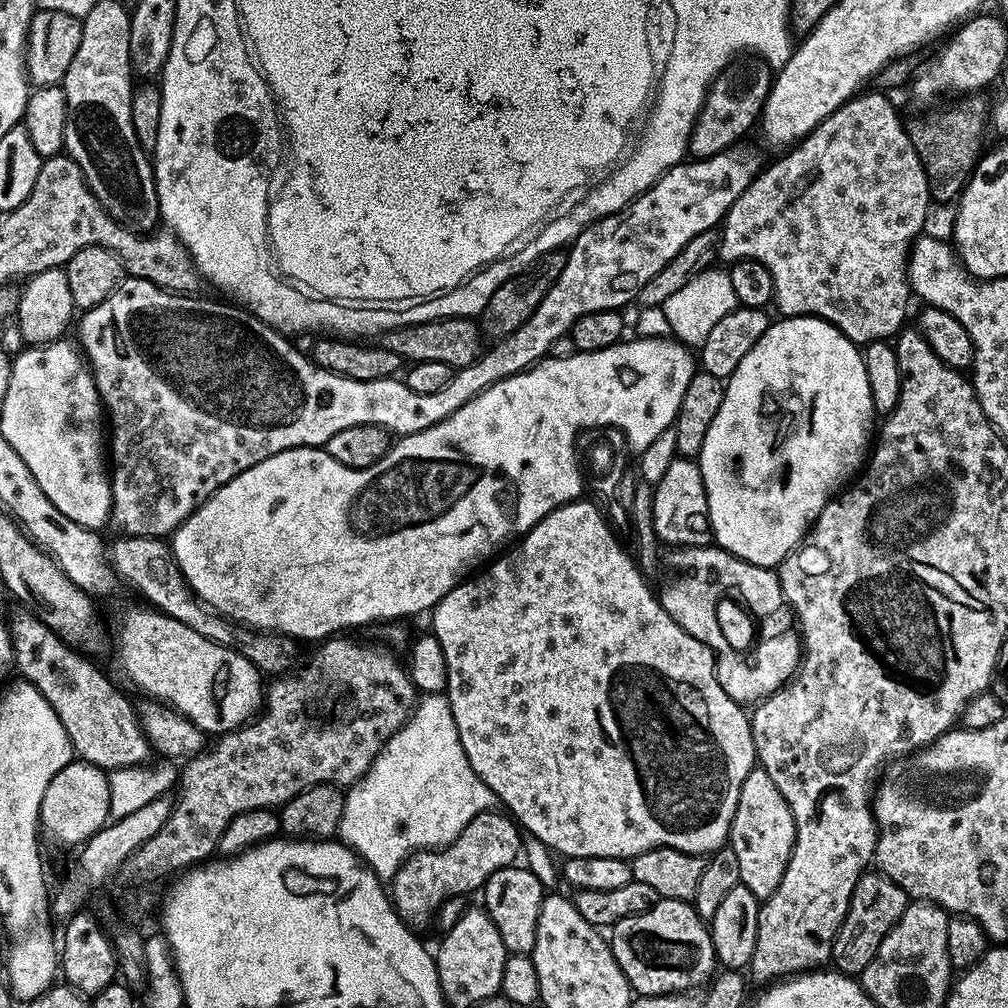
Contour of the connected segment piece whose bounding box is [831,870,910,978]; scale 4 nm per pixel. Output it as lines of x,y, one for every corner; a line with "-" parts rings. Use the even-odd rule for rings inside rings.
879,870
865,871
860,881
854,886
844,921
840,923
832,943
831,963
835,971
853,978
859,977
860,973
866,970
866,966
870,966
882,938
896,925
909,903
908,893
901,890
891,876
885,876

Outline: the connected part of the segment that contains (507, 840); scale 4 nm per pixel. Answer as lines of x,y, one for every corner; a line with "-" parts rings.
493,810
478,814
454,843
435,850
415,851
403,862
390,881
392,907
409,926
417,926
423,920
430,919
432,911
447,896
460,896
463,892
474,891
475,888
476,891
483,889
490,874
500,868
513,867
521,855
516,848
516,837
521,834
517,822
503,811

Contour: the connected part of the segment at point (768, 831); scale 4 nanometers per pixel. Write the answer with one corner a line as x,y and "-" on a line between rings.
756,766
742,784
737,810
734,812
733,821
730,822
727,843
730,845
730,851
738,858
740,884
748,888
757,900
762,902
770,894
774,894
774,890
778,890
778,882
782,882
782,874
786,874
786,866
790,862
795,841
796,827
786,798
782,798
778,786
774,786
774,778
770,778
766,769

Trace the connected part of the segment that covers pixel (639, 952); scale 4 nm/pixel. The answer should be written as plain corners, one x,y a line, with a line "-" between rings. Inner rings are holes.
657,899
654,907
637,916
627,916
611,925
610,947
622,974
626,974
633,993
642,996
657,996
671,992
696,990
699,984
707,985
718,968
716,951
709,925
705,917
697,914
687,900

